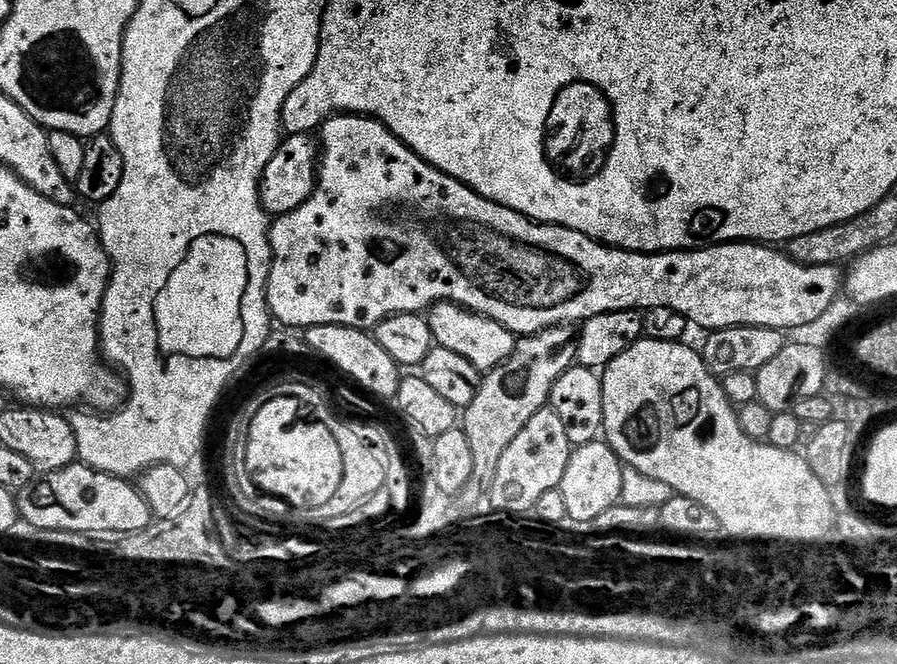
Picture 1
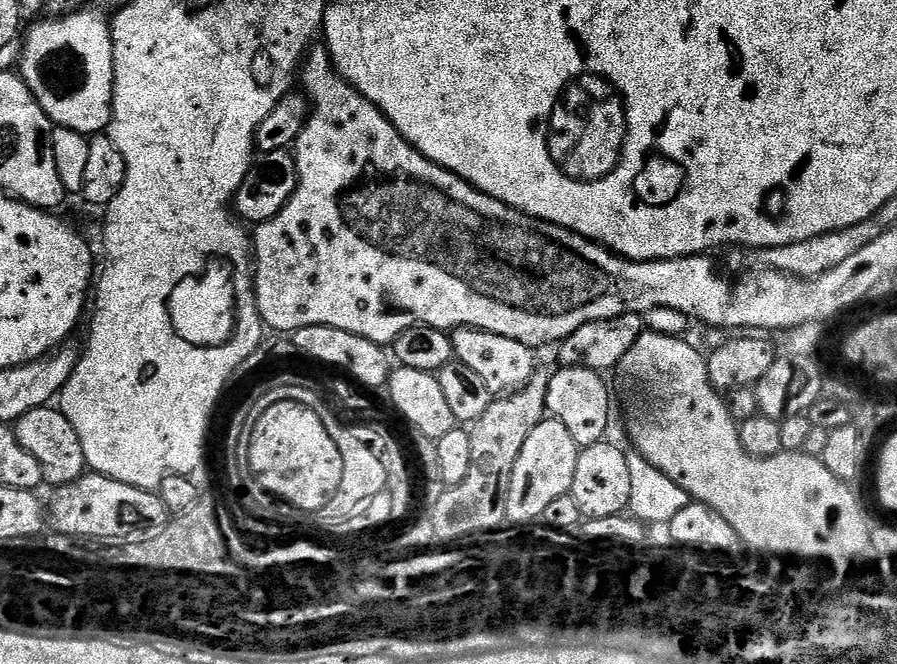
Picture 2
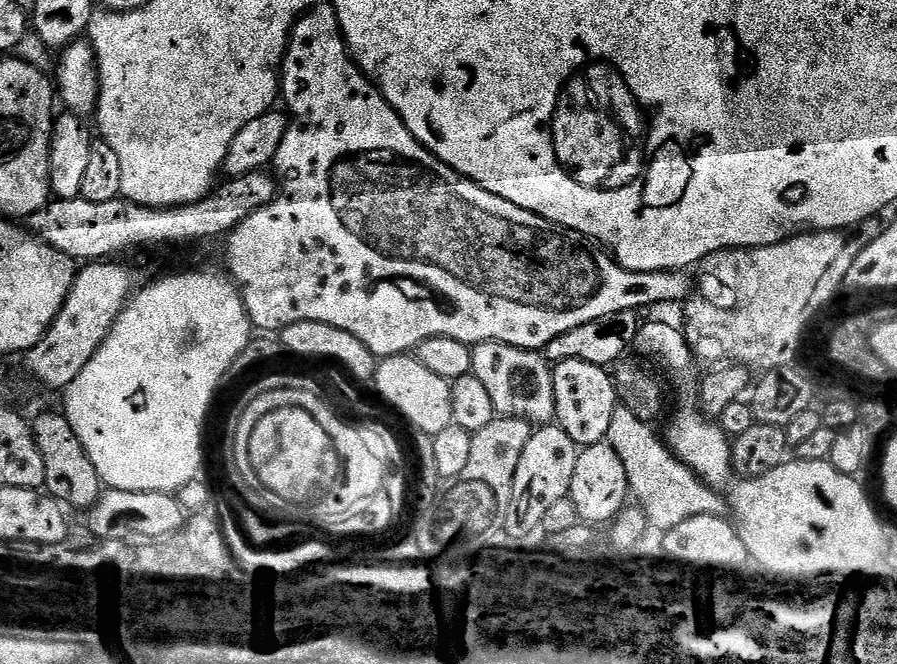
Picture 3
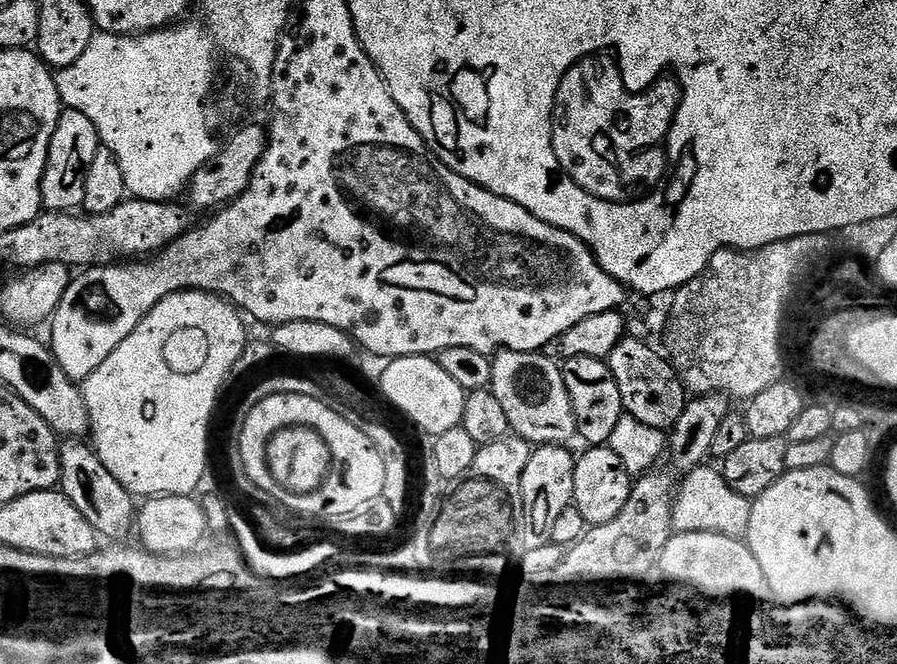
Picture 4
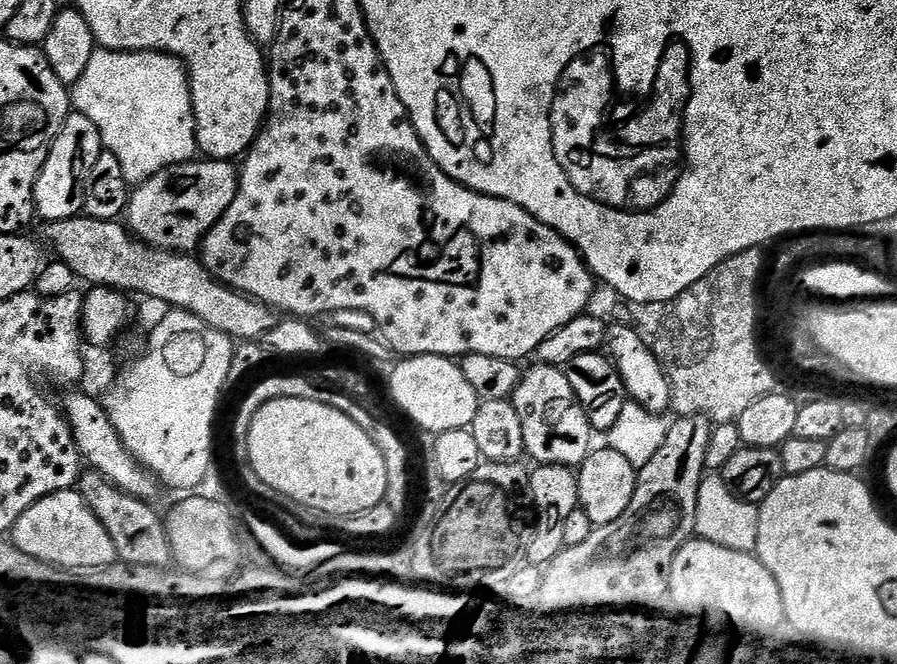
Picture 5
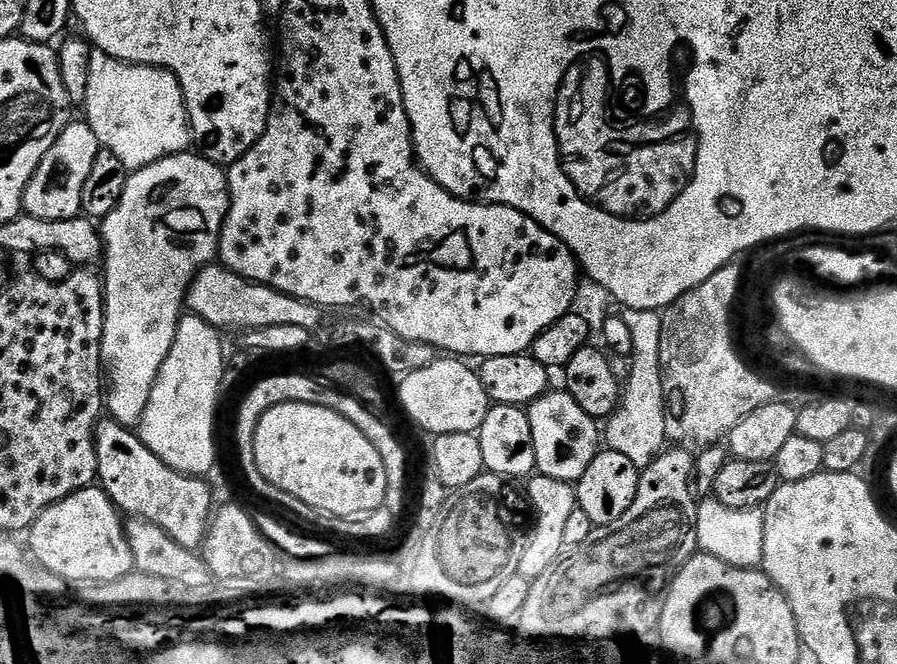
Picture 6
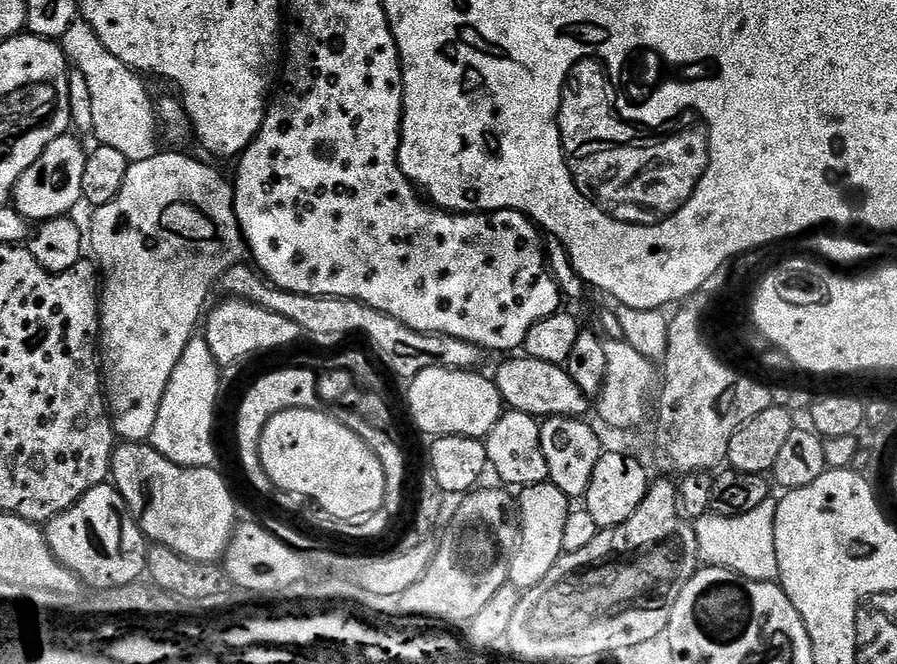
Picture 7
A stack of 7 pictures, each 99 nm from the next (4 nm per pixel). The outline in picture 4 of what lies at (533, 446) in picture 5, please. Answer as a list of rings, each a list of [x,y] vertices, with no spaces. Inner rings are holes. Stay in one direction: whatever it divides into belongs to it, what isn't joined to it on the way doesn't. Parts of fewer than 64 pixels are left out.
[[[505,348],[492,356],[492,383],[490,391],[498,398],[502,410],[506,413],[509,429],[515,435],[521,436],[533,446],[546,444],[571,445],[571,440],[577,439],[574,406],[570,402],[570,394],[566,390],[566,382],[561,365],[543,351],[515,352]]]

